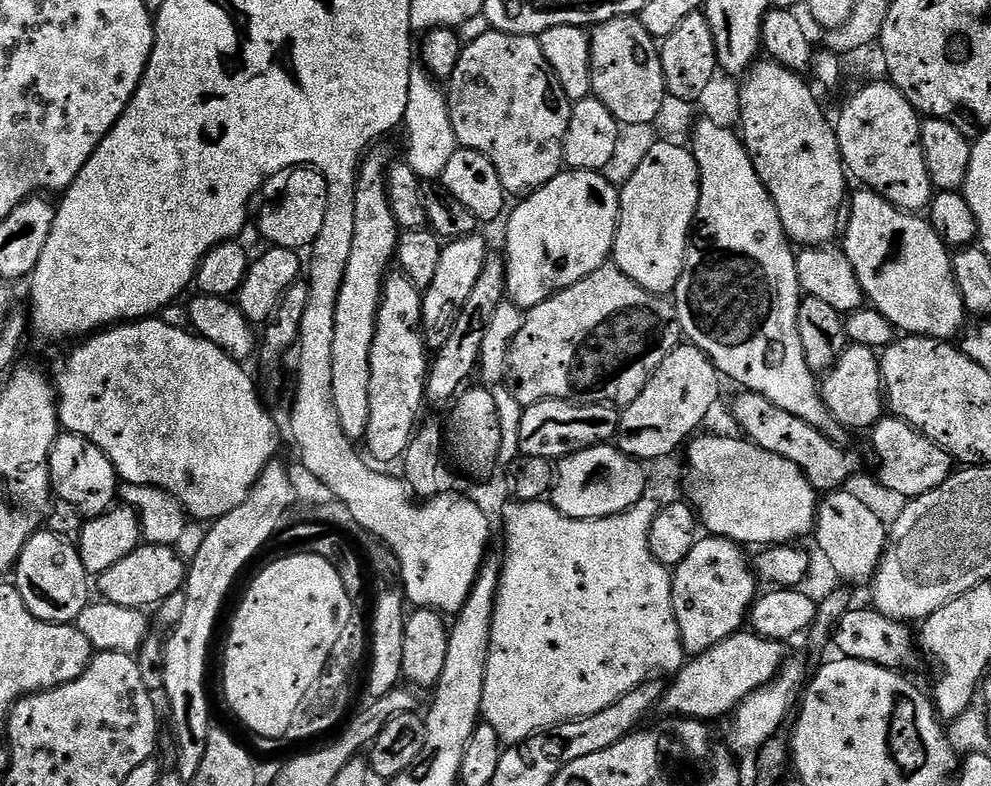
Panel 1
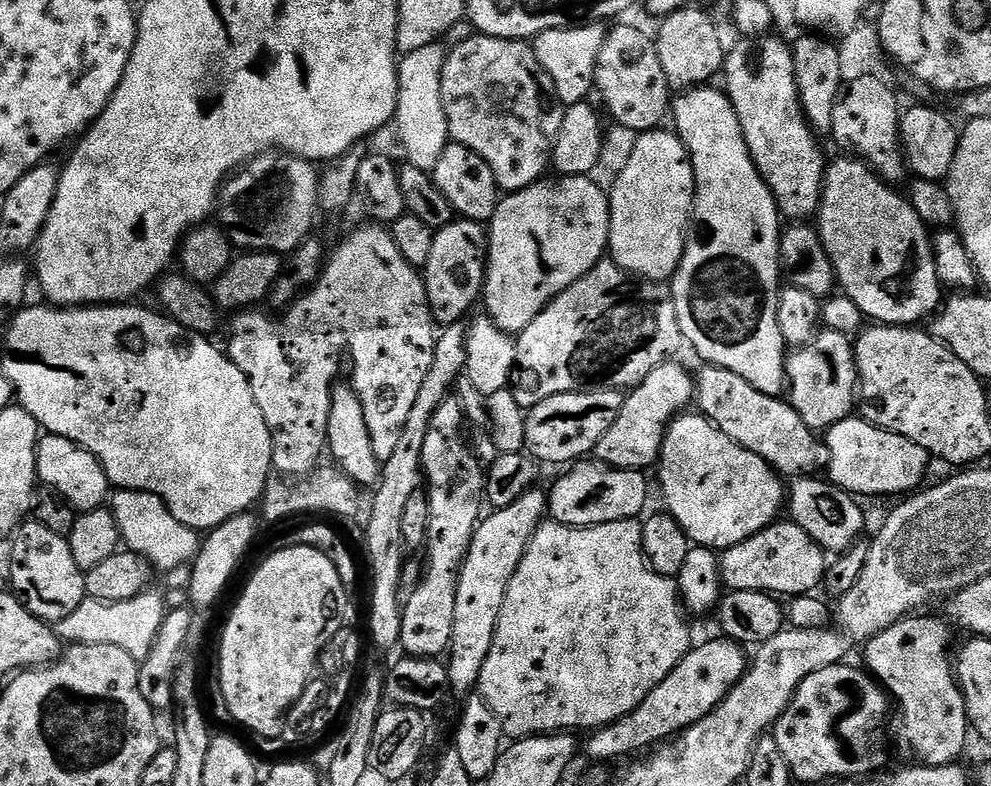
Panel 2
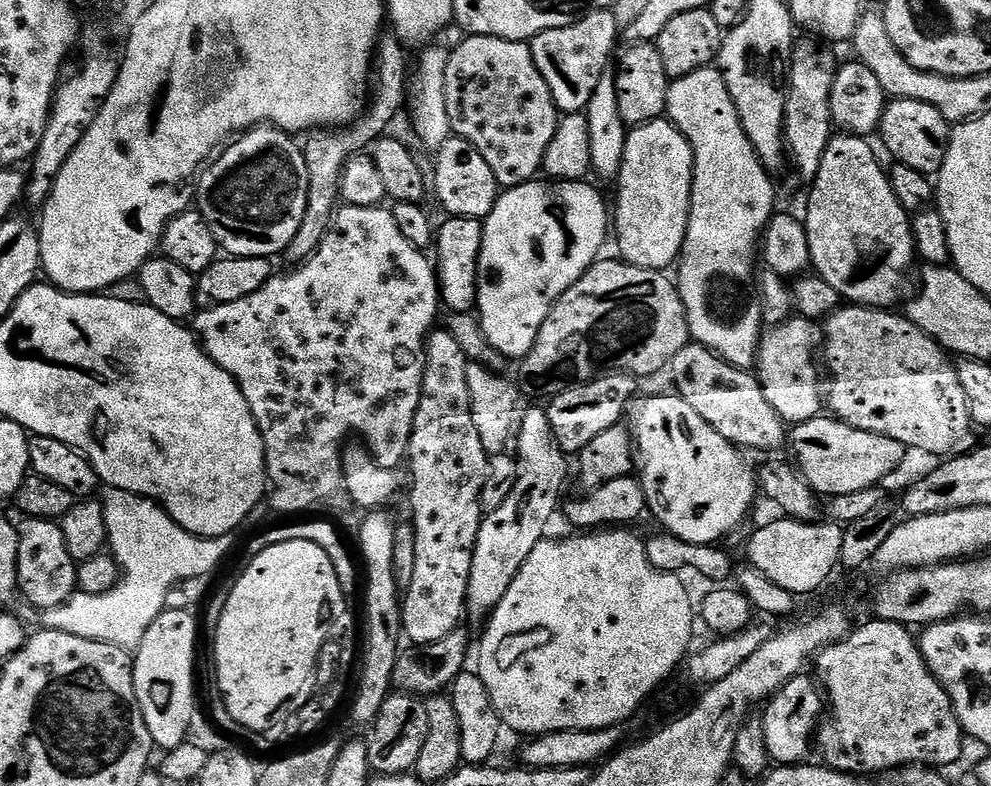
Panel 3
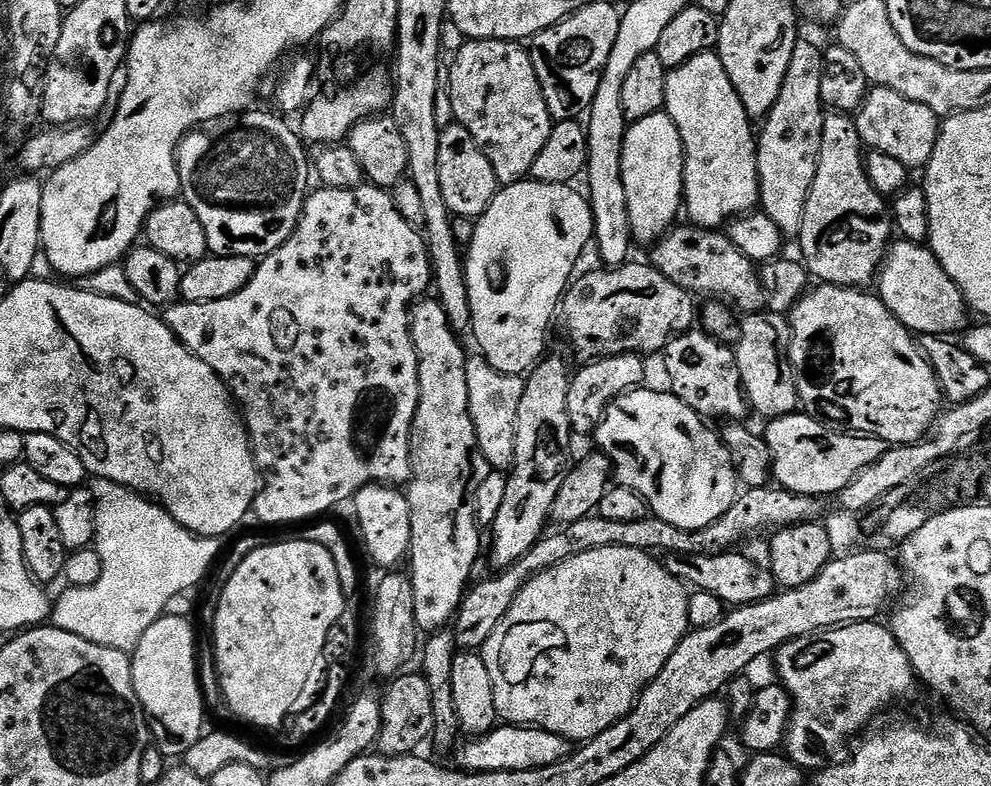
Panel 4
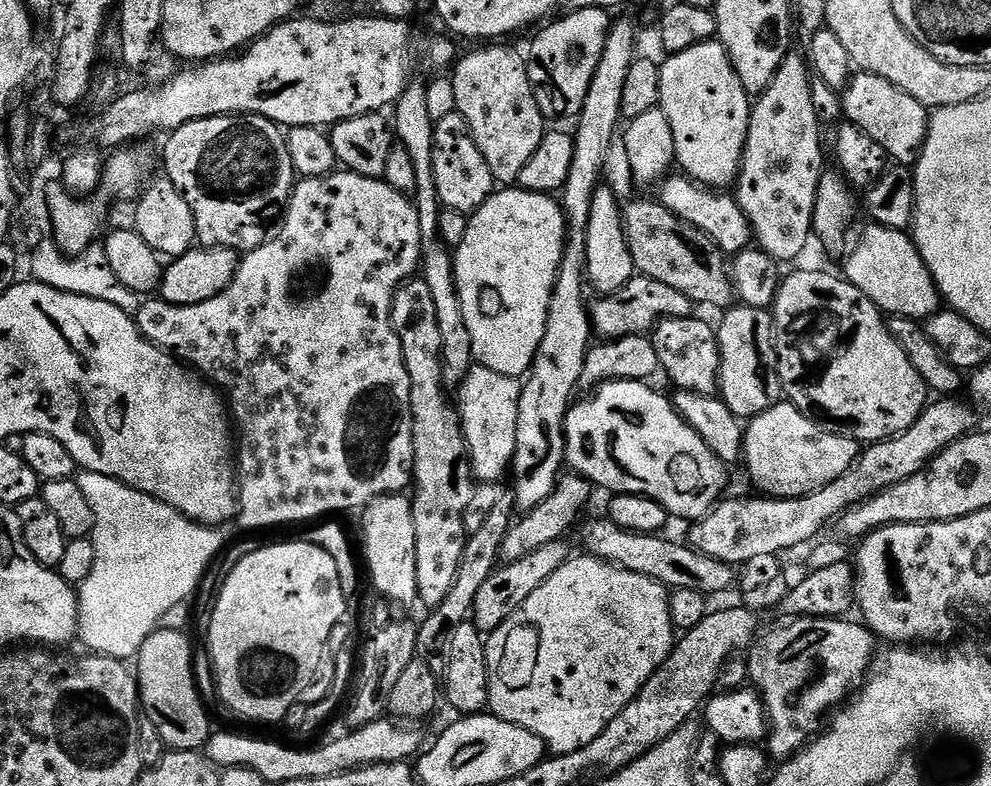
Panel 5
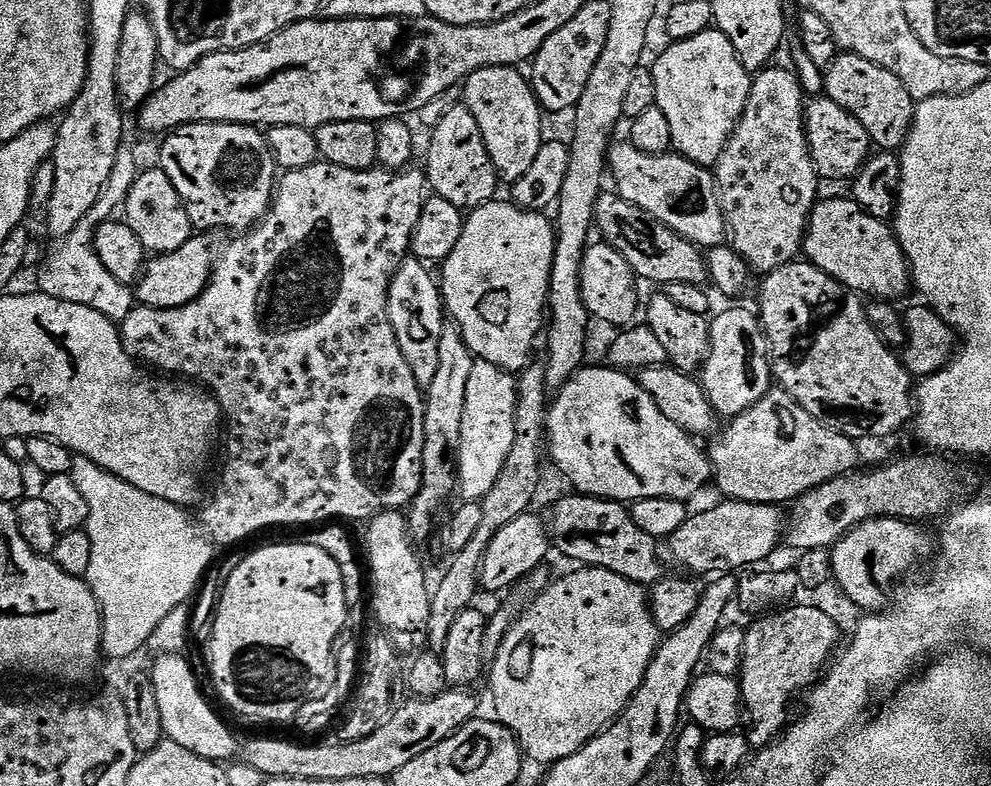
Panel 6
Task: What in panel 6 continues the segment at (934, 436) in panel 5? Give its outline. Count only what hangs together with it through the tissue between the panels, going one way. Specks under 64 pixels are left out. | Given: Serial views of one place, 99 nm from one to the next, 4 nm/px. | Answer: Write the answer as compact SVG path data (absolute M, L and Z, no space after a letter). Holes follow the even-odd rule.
M729 499L720 503L724 504L716 504L697 516L696 513L689 515L685 524L667 537L668 552L674 563L685 568L685 573L711 577L713 574L736 574L739 568L748 570L763 565L763 560L785 539L786 516L780 513L783 511L777 505Z

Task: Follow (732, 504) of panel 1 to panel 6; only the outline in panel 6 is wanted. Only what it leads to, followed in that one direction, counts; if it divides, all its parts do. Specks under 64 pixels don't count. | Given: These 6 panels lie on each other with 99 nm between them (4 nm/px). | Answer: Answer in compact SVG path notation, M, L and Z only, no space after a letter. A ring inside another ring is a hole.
M585 366L574 373L555 393L546 413L546 452L552 455L556 468L573 484L577 493L598 496L601 500L635 502L646 498L670 498L691 501L691 496L712 480L712 462L707 451L699 448L689 436L642 390L639 379L632 380L627 371L611 366Z

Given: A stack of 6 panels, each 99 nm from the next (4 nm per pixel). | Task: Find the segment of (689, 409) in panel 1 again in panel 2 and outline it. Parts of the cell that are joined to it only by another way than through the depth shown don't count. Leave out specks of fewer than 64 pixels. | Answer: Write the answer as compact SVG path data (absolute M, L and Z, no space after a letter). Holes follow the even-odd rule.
M676 362L659 364L646 378L624 397L624 405L614 418L614 426L602 434L602 442L598 442L594 453L595 459L611 468L635 468L648 470L660 458L664 445L664 435L672 421L685 411L687 404L691 405L696 398L696 382L693 373L687 372Z

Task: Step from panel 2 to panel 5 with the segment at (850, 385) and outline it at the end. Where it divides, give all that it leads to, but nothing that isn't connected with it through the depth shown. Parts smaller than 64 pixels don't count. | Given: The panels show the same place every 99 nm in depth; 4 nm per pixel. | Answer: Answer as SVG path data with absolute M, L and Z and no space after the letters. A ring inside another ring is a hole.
M733 306L723 313L720 328L715 333L714 339L720 345L720 382L718 395L720 399L734 410L737 418L751 418L770 410L781 403L782 389L780 376L776 372L776 350L774 347L774 321L771 311L762 308L745 308Z

